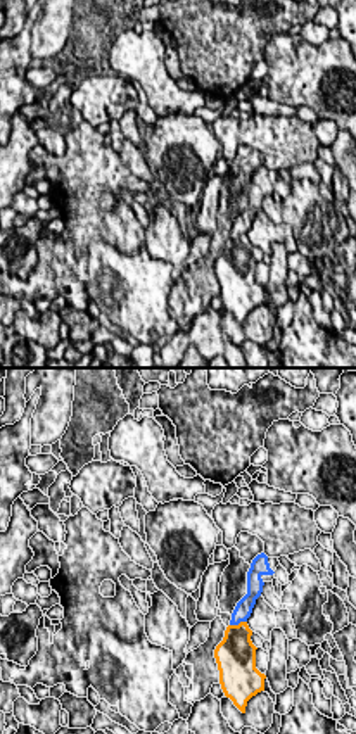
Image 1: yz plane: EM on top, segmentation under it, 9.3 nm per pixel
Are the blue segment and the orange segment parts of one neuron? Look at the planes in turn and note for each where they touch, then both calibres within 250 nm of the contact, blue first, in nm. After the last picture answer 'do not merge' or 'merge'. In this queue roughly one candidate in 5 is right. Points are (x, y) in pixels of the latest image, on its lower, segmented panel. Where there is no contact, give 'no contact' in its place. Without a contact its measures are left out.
meets blue at (237, 624); 160 nm thick on the blue side, 320 nm on the other

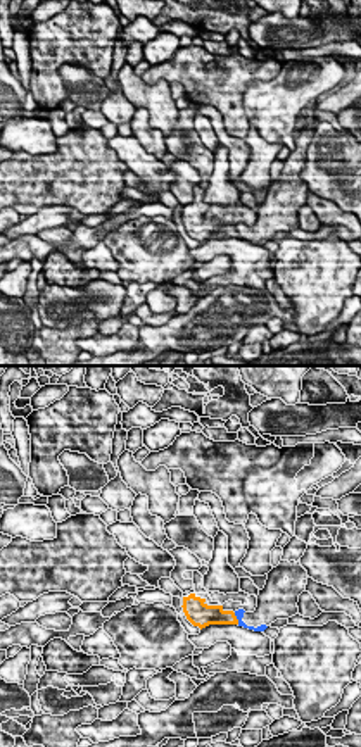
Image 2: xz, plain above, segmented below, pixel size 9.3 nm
meets blue at (237, 618); 70 nm thick on the blue side, 190 nm on the other

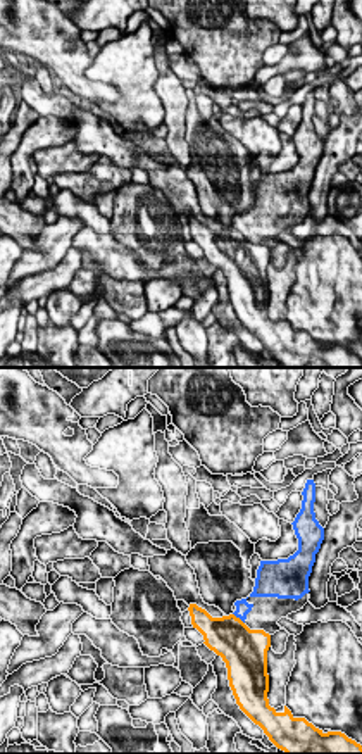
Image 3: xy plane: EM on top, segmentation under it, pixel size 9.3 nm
meets blue at (238, 616); 140 nm thick on the blue side, 380 nm on the other

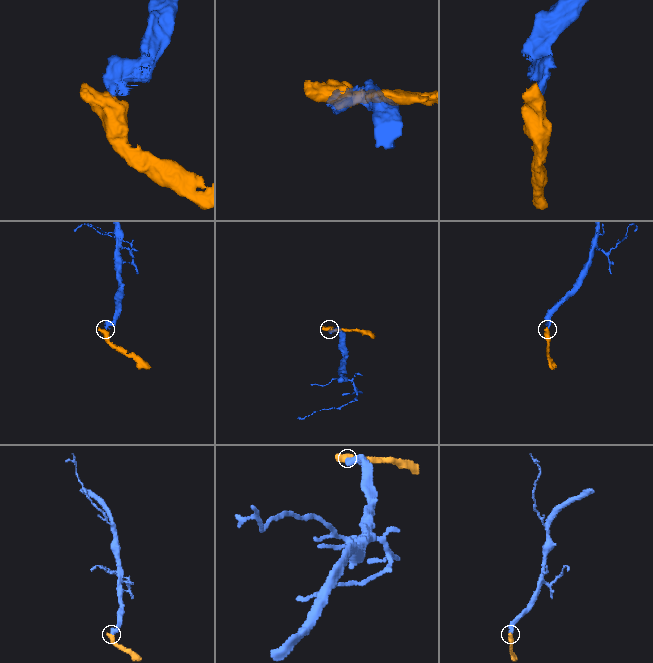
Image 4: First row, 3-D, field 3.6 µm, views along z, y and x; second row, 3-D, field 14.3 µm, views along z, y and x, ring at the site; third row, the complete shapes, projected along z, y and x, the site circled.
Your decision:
do not merge

